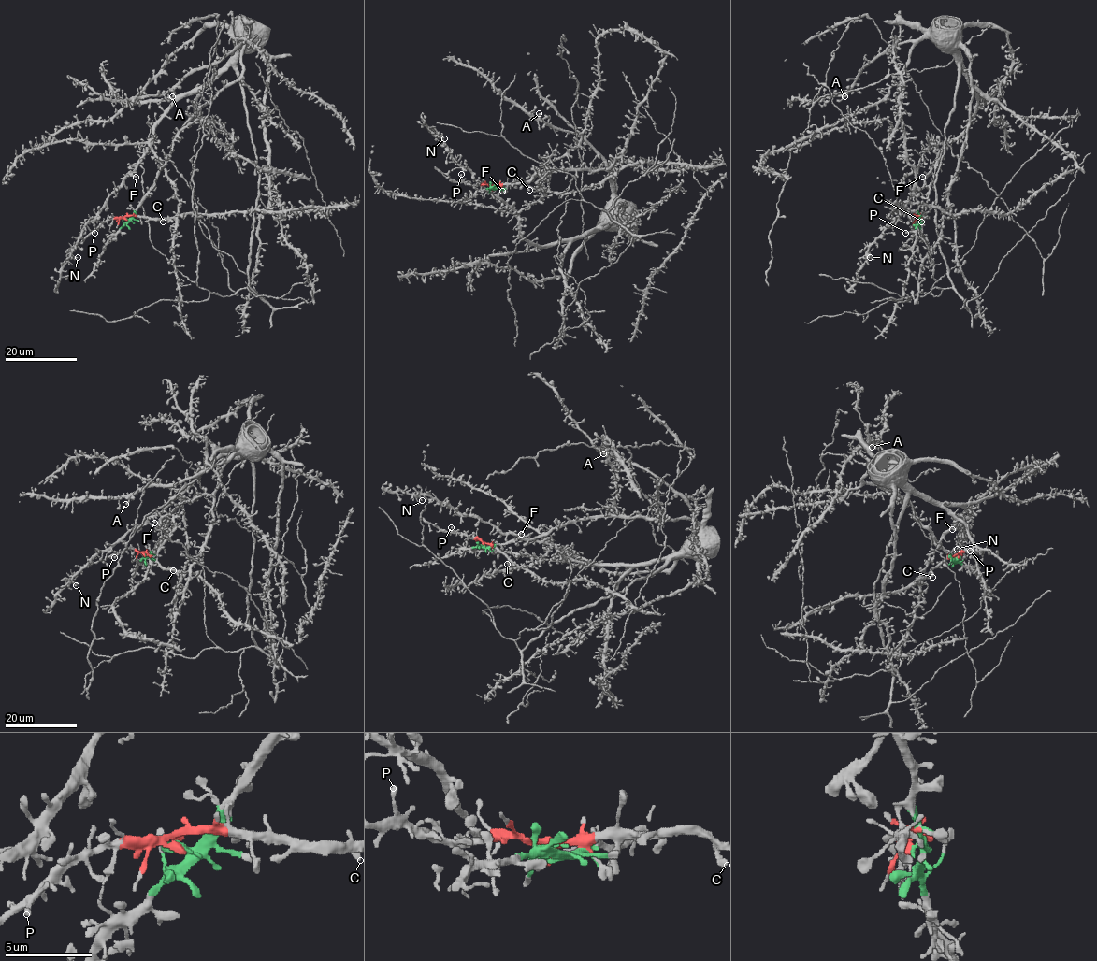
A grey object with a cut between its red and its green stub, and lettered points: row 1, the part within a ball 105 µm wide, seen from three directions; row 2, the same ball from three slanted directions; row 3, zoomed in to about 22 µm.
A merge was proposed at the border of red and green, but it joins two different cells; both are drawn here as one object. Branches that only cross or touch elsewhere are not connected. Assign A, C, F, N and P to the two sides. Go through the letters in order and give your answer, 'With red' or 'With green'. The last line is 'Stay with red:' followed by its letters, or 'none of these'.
A: With green
C: With red
F: With green
N: With green
P: With red
Stay with red: C, P

